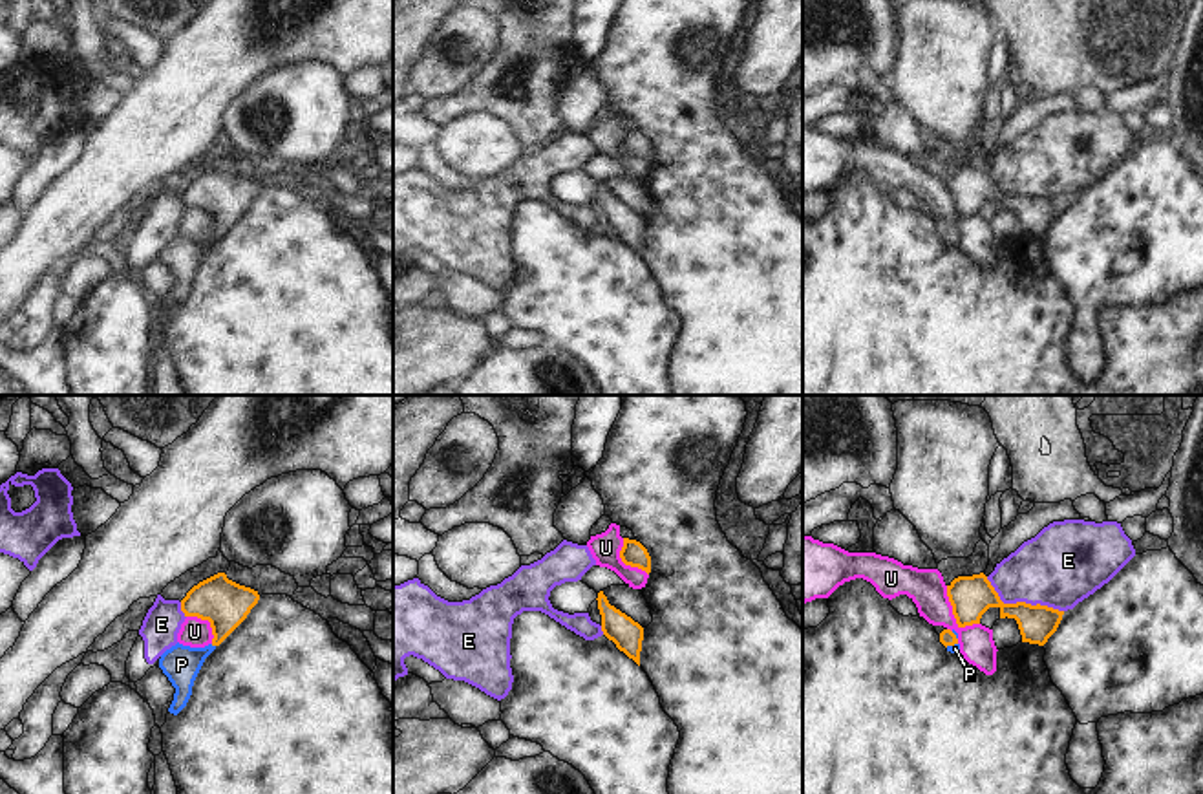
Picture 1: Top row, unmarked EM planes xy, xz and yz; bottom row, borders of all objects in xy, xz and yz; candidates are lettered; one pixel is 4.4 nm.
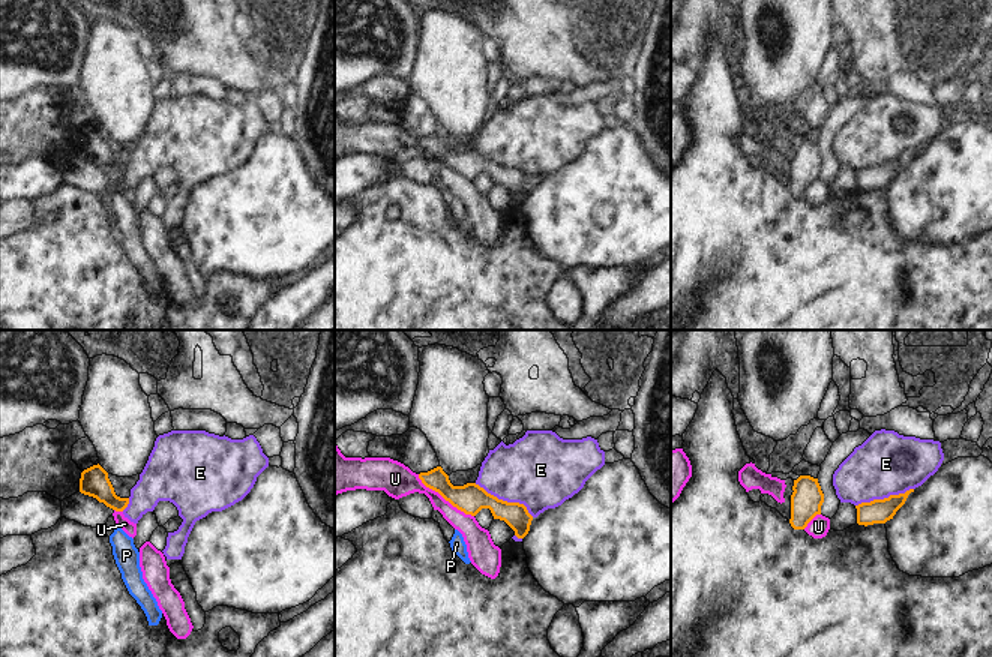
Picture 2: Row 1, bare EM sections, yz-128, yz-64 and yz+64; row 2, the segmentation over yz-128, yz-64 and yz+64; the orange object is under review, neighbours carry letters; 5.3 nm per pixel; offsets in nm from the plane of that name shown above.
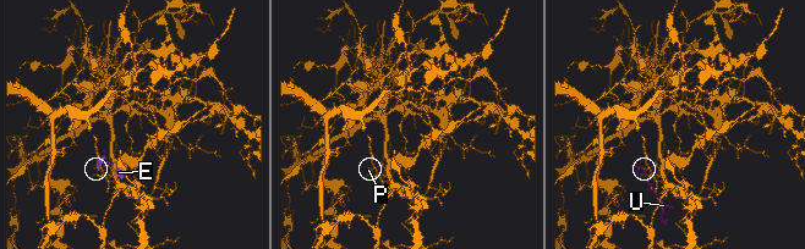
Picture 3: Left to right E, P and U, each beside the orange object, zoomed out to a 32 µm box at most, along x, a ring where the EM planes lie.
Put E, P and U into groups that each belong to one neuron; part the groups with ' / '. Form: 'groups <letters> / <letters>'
groups E / P / U

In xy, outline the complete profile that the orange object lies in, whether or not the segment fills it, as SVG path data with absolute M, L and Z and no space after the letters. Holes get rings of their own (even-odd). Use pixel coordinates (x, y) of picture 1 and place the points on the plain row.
M225 163L199 172L186 183L181 201L185 207L208 210L214 229L205 238L177 232L161 245L159 258L176 278L170 304L177 306L186 296L205 249L247 209L258 190L258 181L229 170Z

